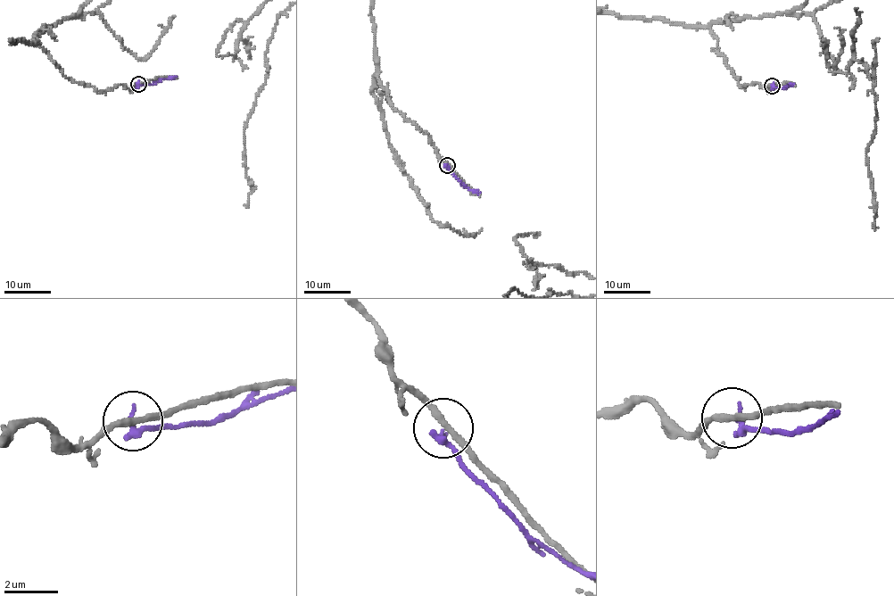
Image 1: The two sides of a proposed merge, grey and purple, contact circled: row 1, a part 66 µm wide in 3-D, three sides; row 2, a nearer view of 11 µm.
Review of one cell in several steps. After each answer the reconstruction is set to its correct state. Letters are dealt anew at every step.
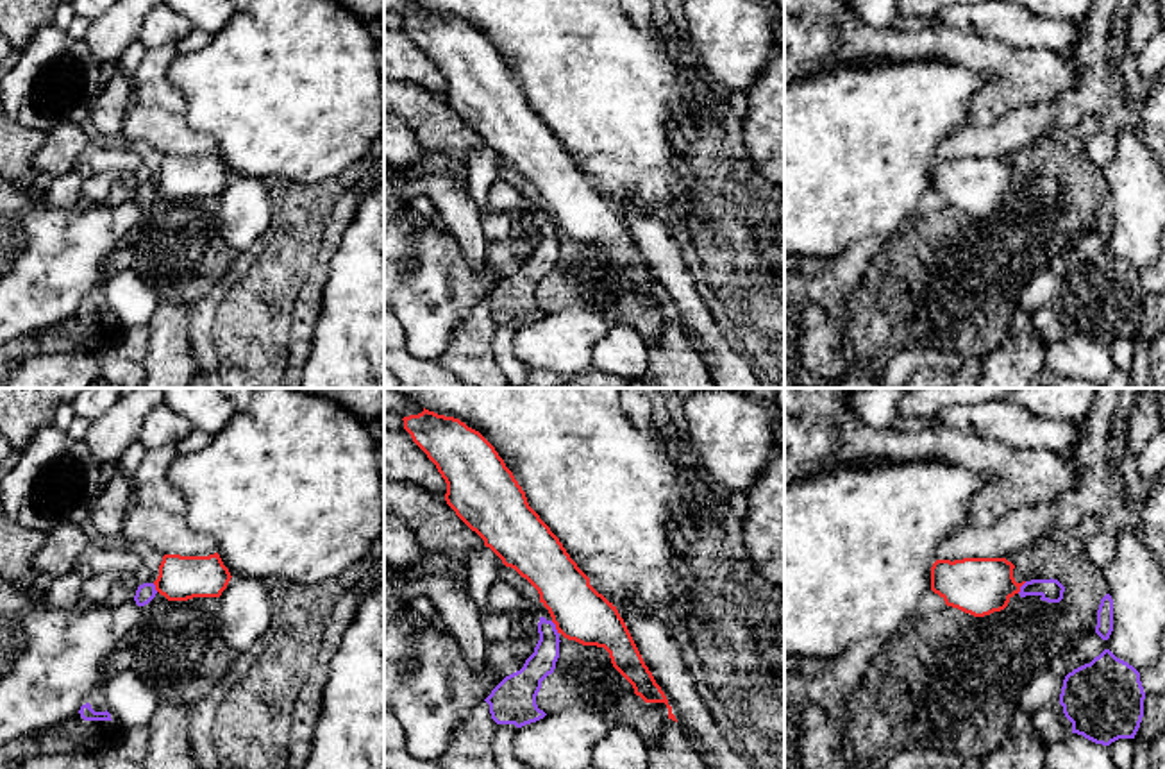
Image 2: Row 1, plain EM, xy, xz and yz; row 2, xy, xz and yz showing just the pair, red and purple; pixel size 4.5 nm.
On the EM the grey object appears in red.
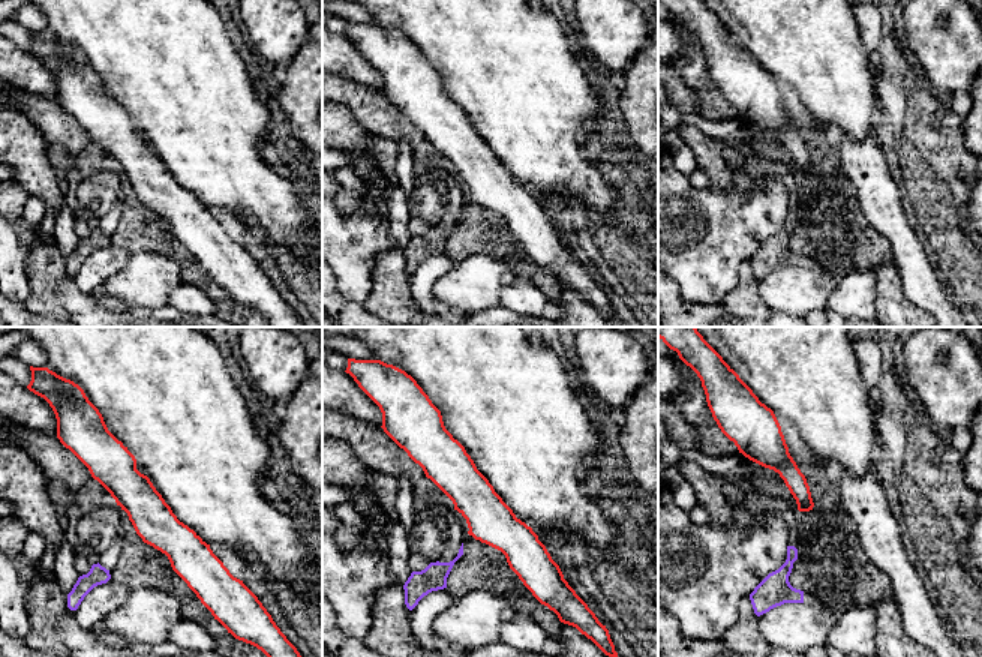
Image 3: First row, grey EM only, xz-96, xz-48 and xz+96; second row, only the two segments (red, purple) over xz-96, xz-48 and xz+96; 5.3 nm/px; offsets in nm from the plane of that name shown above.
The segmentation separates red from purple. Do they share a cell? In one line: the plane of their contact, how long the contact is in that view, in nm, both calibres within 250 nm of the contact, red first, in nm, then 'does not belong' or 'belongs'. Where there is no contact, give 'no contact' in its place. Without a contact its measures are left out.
xz | 70 nm | 240/120 nm | does not belong

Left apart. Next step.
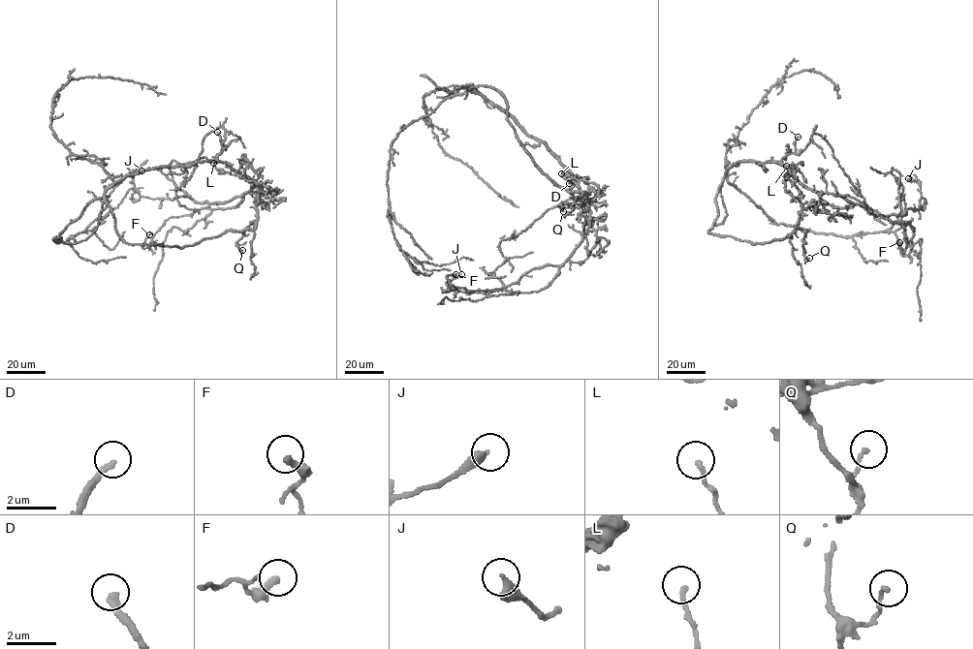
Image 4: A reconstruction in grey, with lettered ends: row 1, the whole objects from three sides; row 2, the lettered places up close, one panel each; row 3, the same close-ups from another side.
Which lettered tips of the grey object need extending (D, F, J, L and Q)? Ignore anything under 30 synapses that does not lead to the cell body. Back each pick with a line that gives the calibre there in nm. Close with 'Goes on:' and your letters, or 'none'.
Goes on: none

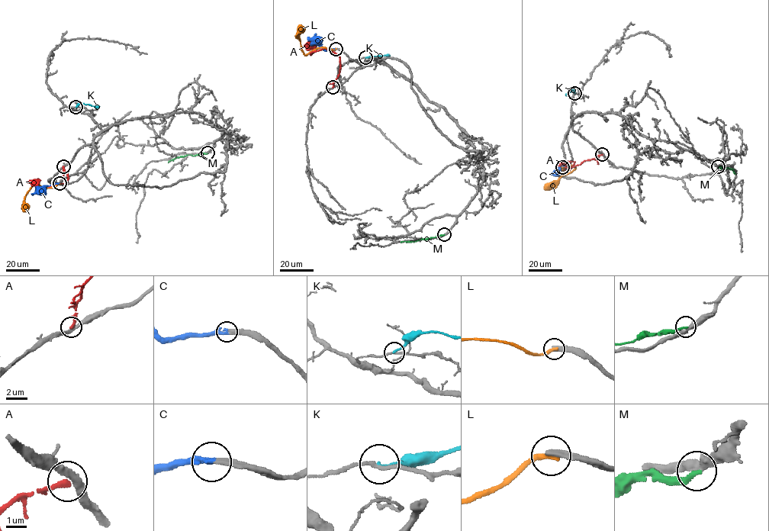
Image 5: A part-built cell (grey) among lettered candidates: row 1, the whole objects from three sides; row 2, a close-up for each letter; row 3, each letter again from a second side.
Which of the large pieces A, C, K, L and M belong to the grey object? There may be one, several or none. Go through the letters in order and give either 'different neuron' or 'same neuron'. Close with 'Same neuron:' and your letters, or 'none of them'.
A: different neuron
C: same neuron
K: different neuron
L: different neuron
M: different neuron
Same neuron: C

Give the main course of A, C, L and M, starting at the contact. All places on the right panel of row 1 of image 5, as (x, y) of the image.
A: (603, 154), (579, 165), (566, 166), (564, 169), (567, 170), (574, 162), (566, 162)
C: (562, 166), (565, 168), (556, 174)
L: (562, 167), (562, 170), (571, 165), (575, 168), (544, 189)
M: (718, 166), (728, 167), (735, 173)

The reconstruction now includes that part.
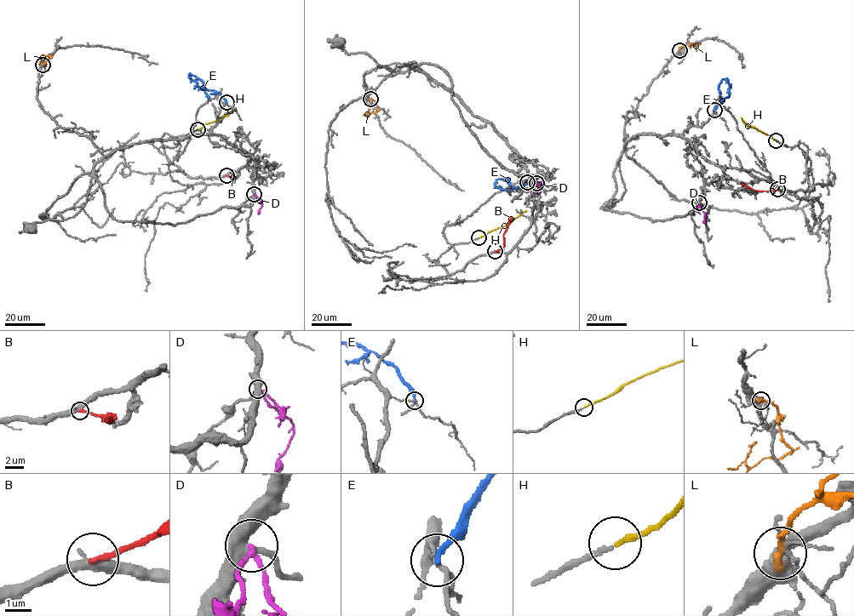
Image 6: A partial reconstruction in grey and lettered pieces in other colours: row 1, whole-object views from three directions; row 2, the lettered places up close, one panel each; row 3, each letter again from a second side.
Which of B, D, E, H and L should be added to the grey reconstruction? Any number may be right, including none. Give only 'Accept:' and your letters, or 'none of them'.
Accept: H

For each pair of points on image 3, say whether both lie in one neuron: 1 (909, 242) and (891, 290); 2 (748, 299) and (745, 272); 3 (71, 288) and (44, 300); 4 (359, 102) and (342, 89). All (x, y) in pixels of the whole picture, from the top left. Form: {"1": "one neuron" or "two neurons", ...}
{"1": "two neurons", "2": "one neuron", "3": "two neurons", "4": "one neuron"}

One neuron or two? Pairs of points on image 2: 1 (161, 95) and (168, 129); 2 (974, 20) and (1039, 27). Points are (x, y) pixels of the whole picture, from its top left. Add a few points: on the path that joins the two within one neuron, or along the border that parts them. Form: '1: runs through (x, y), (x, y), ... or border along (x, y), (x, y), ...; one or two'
1: border along (133, 102), (183, 115); two
2: runs through (990, 20), (1005, 20), (1022, 27); one

